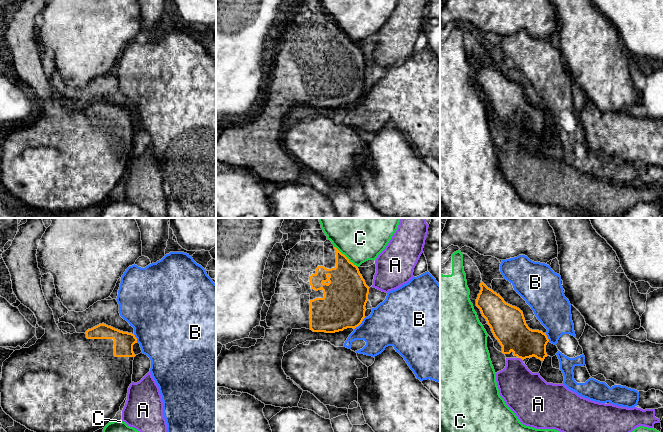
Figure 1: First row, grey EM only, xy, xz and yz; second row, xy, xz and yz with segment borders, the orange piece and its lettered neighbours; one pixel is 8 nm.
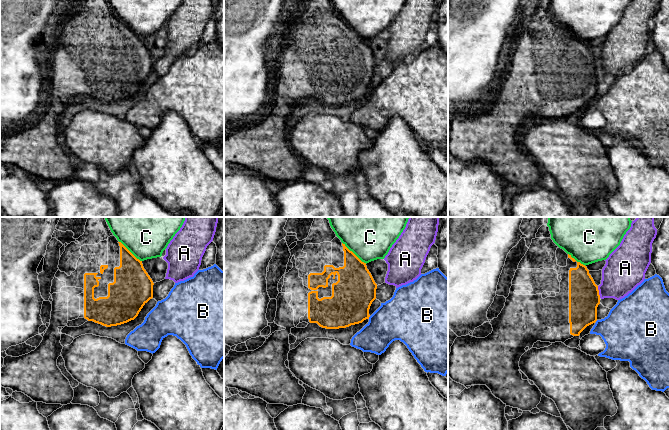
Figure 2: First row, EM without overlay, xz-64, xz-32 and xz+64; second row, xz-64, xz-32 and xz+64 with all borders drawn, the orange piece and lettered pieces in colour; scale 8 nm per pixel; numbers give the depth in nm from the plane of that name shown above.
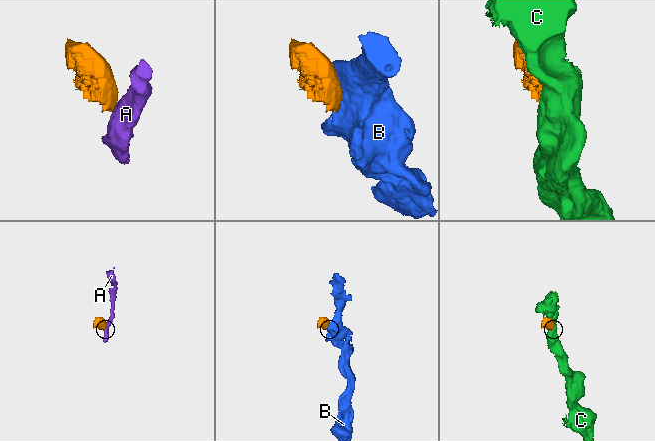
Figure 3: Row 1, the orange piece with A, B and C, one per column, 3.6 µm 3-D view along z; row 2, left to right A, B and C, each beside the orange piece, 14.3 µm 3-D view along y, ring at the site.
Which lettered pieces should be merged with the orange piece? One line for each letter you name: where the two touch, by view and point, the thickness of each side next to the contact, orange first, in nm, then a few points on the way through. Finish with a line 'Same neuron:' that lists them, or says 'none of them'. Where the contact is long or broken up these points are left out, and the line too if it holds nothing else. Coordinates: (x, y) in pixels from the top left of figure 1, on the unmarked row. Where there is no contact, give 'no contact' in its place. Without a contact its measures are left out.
Same neuron: none of them

